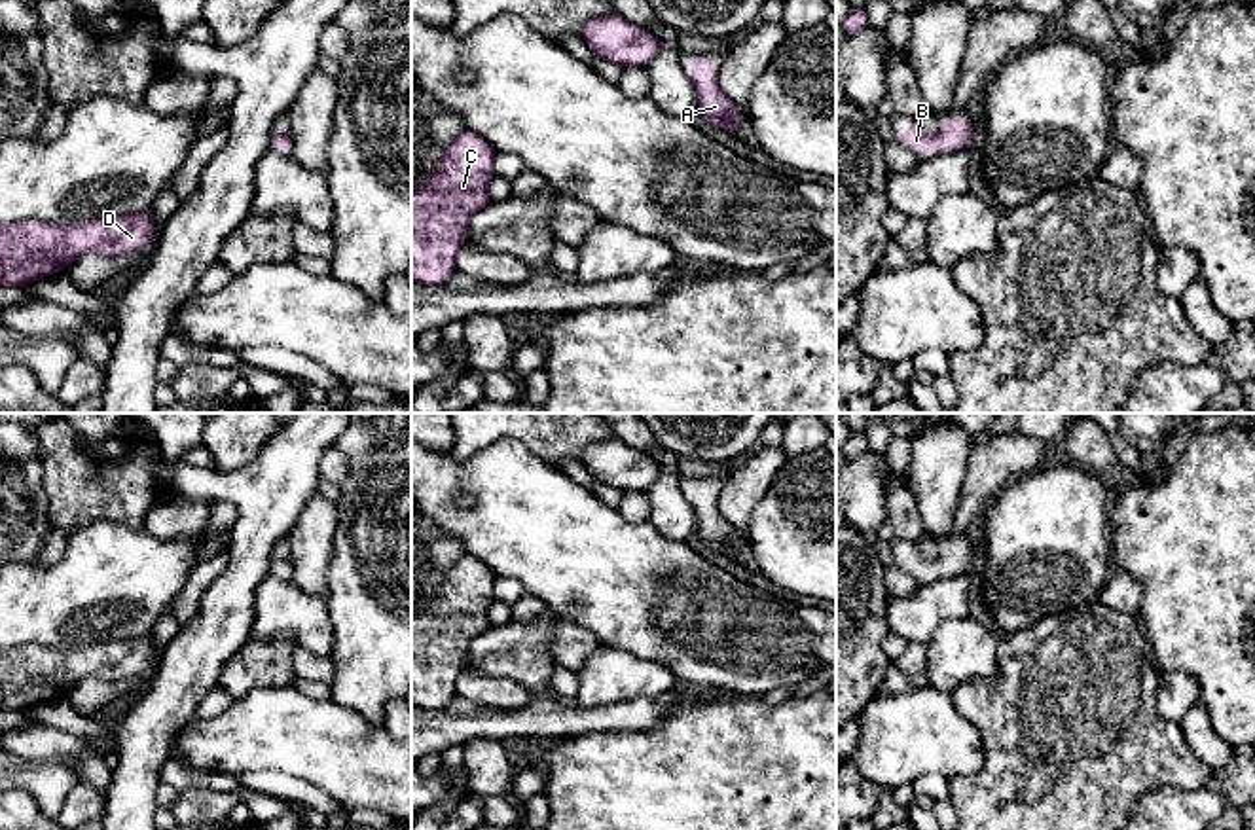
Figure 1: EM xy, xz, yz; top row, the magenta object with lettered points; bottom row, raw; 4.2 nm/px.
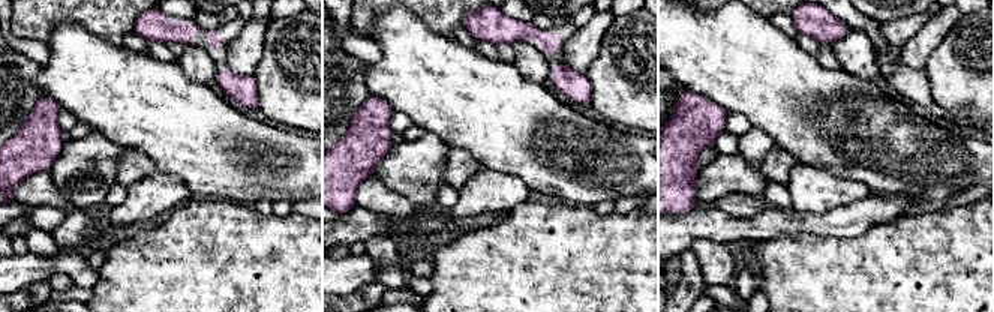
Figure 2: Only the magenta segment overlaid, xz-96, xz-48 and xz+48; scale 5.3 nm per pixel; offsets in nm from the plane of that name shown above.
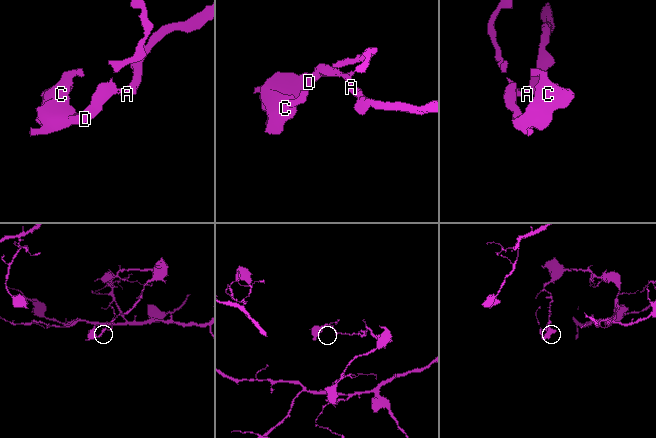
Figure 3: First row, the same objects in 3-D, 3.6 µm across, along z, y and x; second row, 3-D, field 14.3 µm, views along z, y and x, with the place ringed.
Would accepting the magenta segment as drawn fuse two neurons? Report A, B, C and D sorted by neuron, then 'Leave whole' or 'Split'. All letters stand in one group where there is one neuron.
Groups: A B C D. Leave whole

